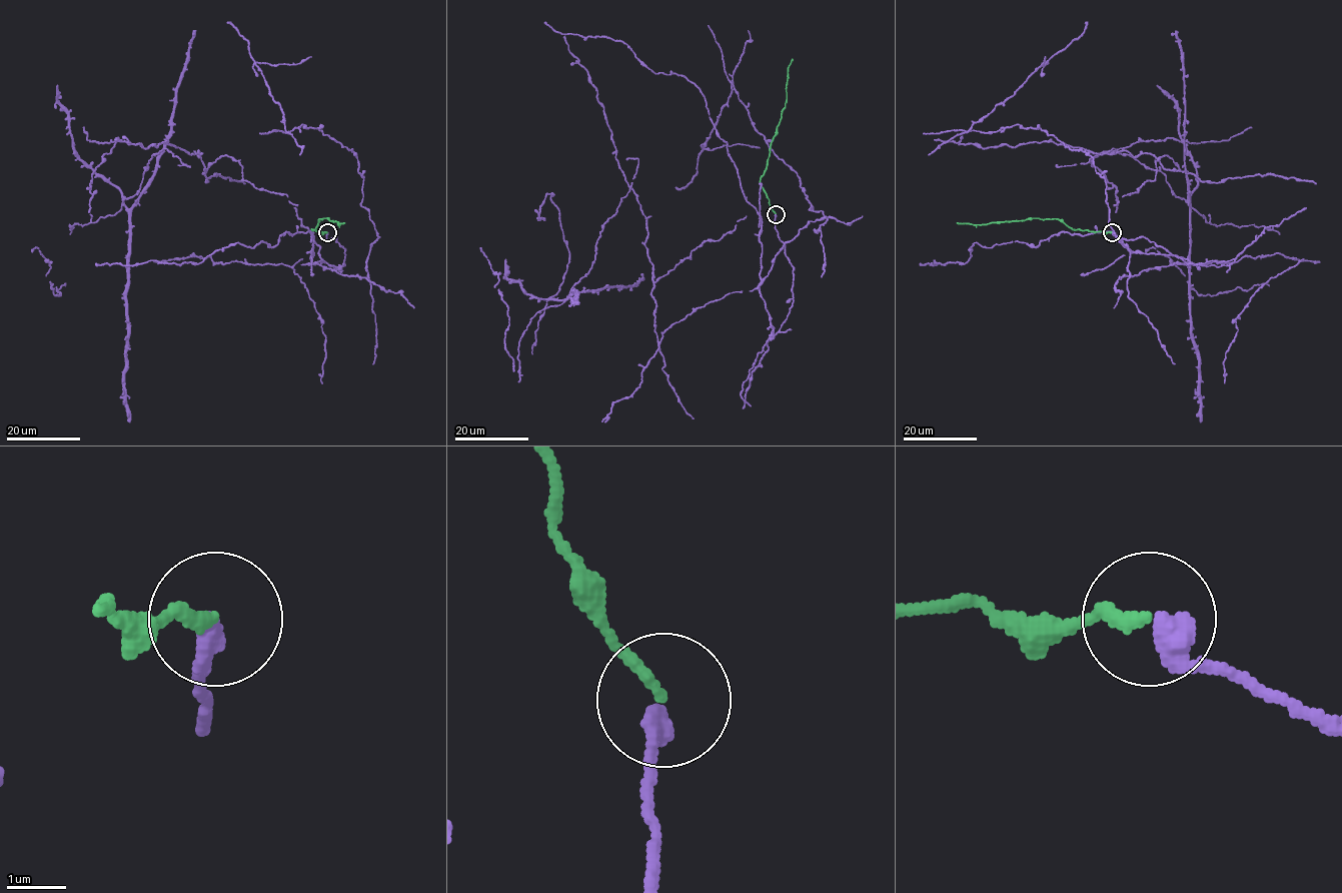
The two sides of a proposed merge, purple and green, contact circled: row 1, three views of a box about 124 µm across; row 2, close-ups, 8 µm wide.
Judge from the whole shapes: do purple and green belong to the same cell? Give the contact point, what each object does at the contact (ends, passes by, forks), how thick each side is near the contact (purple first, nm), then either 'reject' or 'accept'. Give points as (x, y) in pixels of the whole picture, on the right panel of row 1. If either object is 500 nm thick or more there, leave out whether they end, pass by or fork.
at (1112, 232); purple ends there; green ends there; 420 nm thick on the purple side, 200 nm on the other; accept

